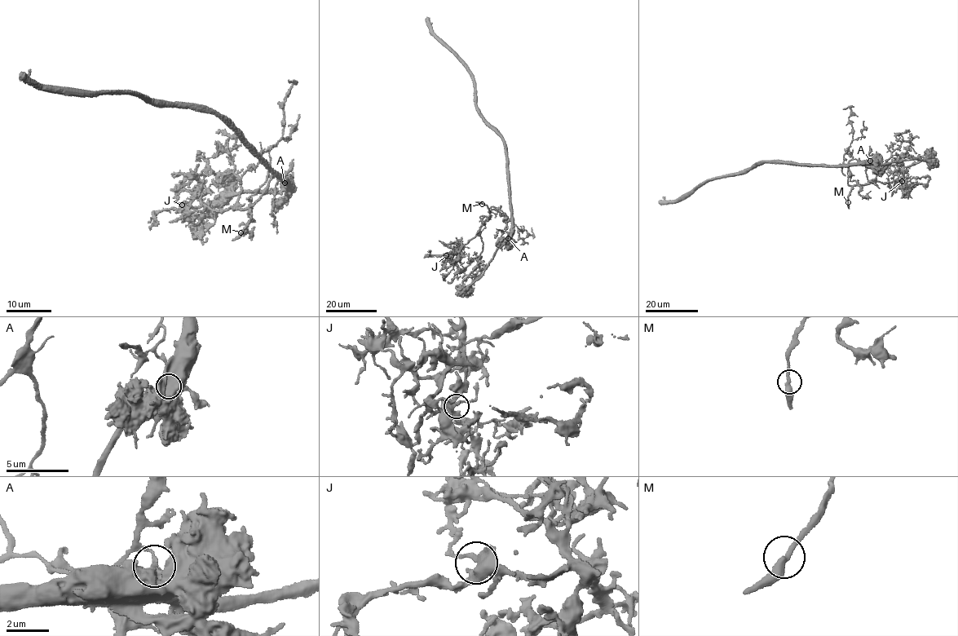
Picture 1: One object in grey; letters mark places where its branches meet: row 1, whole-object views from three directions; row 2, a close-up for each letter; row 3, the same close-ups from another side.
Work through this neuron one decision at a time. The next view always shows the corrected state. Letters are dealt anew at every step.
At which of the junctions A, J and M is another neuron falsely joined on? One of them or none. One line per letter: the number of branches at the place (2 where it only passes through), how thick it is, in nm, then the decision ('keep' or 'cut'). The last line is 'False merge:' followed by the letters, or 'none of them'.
A: 2 branches meet; 340 nm thick; cut
J: 2 branches meet; 320 nm thick; keep
M: 2 branches meet; 340 nm thick; keep
False merge: A

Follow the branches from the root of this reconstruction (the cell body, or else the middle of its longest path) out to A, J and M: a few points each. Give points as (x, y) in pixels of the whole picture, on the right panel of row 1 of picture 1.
A: (816, 165), (869, 163), (871, 160)
J: (816, 165), (869, 163), (869, 158), (863, 164), (855, 159), (849, 162), (851, 181), (864, 185), (902, 181)
M: (816, 165), (869, 163), (871, 160), (863, 164), (855, 159), (849, 162), (848, 183), (851, 191), (848, 202)

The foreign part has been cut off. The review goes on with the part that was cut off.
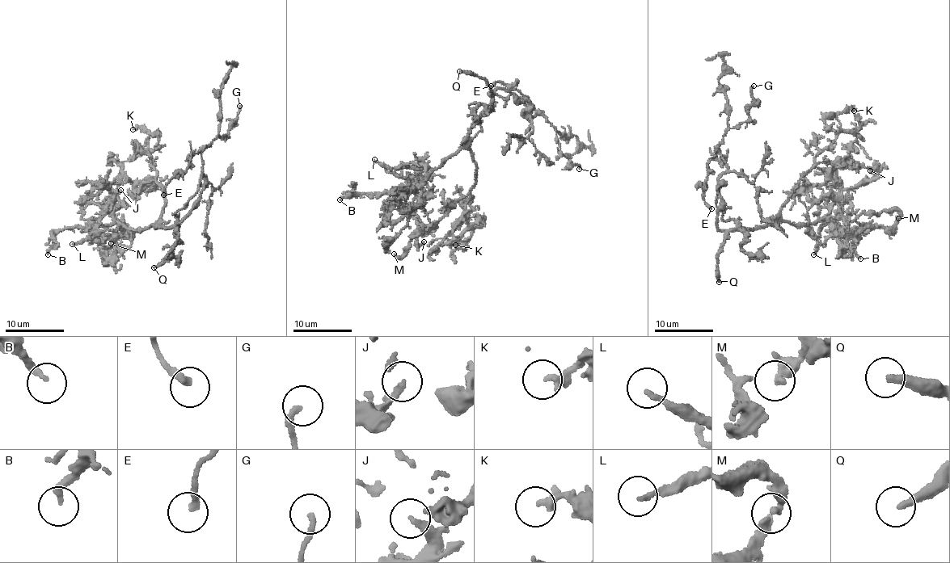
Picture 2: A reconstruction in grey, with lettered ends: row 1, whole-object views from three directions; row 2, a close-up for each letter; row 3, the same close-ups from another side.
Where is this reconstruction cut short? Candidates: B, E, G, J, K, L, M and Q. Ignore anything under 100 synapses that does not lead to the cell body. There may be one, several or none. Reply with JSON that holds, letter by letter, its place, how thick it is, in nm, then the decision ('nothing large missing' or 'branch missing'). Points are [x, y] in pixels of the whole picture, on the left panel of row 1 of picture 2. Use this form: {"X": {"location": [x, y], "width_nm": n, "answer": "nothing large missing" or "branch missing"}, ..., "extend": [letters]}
{"B": {"location": [48, 254], "width_nm": 240, "answer": "nothing large missing"}, "E": {"location": [163, 195], "width_nm": 240, "answer": "nothing large missing"}, "G": {"location": [239, 106], "width_nm": 190, "answer": "nothing large missing"}, "J": {"location": [120, 190], "width_nm": 240, "answer": "nothing large missing"}, "K": {"location": [132, 129], "width_nm": 320, "answer": "nothing large missing"}, "L": {"location": [72, 244], "width_nm": 160, "answer": "nothing large missing"}, "M": {"location": [111, 243], "width_nm": 240, "answer": "nothing large missing"}, "Q": {"location": [154, 267], "width_nm": 280, "answer": "branch missing"}, "extend": ["Q"]}

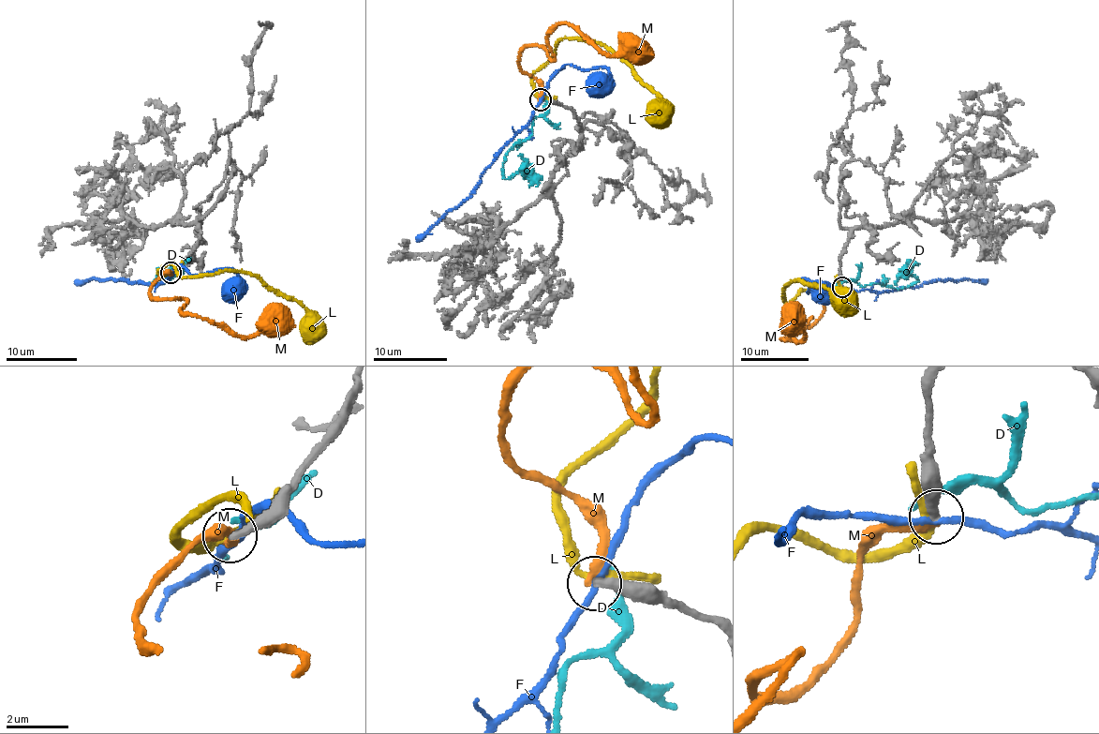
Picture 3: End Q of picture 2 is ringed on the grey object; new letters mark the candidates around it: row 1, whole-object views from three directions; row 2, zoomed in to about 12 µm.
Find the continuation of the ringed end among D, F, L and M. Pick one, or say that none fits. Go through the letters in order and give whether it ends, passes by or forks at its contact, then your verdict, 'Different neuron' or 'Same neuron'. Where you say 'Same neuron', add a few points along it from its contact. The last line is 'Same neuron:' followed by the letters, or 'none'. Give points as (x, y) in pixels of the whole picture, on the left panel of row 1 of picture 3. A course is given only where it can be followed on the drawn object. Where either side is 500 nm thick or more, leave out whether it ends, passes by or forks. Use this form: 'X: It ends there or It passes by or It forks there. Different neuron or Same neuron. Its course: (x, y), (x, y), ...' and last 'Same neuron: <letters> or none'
D: Different neuron
F: It passes by. Different neuron
L: It passes by. Different neuron
M: It ends there. Different neuron
Same neuron: none

